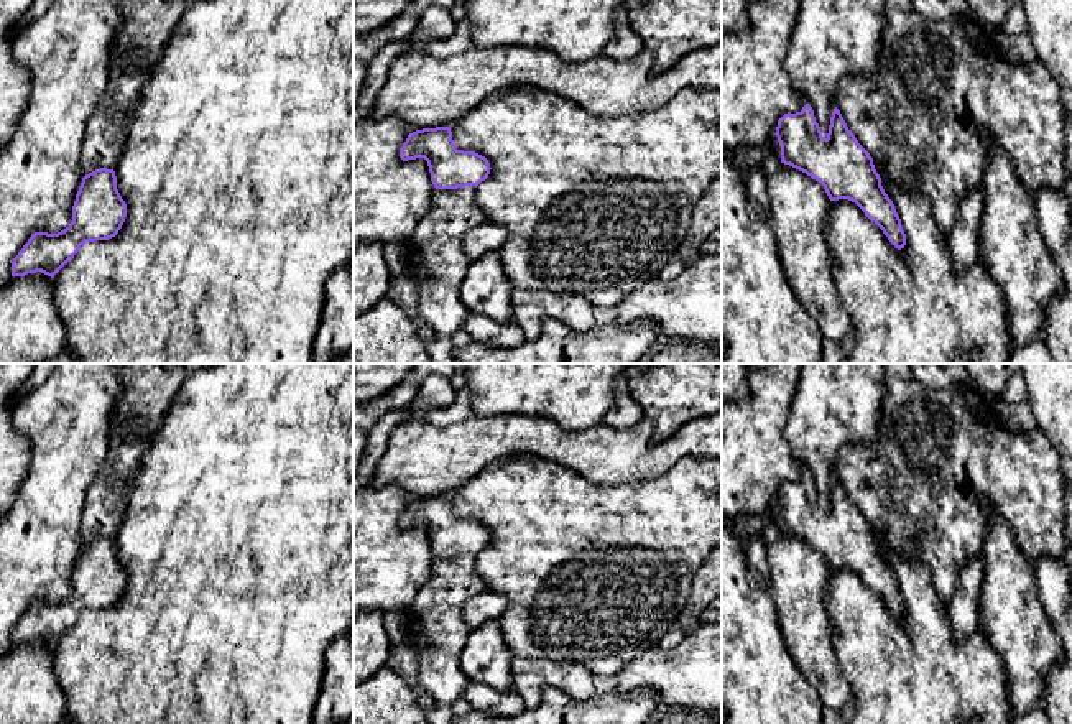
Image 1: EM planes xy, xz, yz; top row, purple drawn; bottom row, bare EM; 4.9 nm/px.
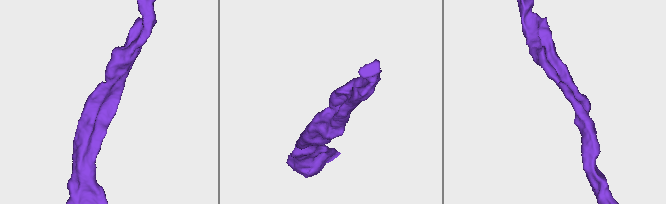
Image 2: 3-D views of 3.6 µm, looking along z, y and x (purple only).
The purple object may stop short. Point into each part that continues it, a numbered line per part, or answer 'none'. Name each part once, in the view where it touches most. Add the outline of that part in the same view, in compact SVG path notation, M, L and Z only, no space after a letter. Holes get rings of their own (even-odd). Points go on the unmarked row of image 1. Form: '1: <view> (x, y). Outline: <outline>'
none

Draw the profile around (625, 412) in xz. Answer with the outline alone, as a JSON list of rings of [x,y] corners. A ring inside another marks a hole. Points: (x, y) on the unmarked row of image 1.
[[[621,374],[613,380],[615,403],[603,416],[603,423],[615,428],[633,426],[645,418],[641,406],[628,392],[628,378]]]

